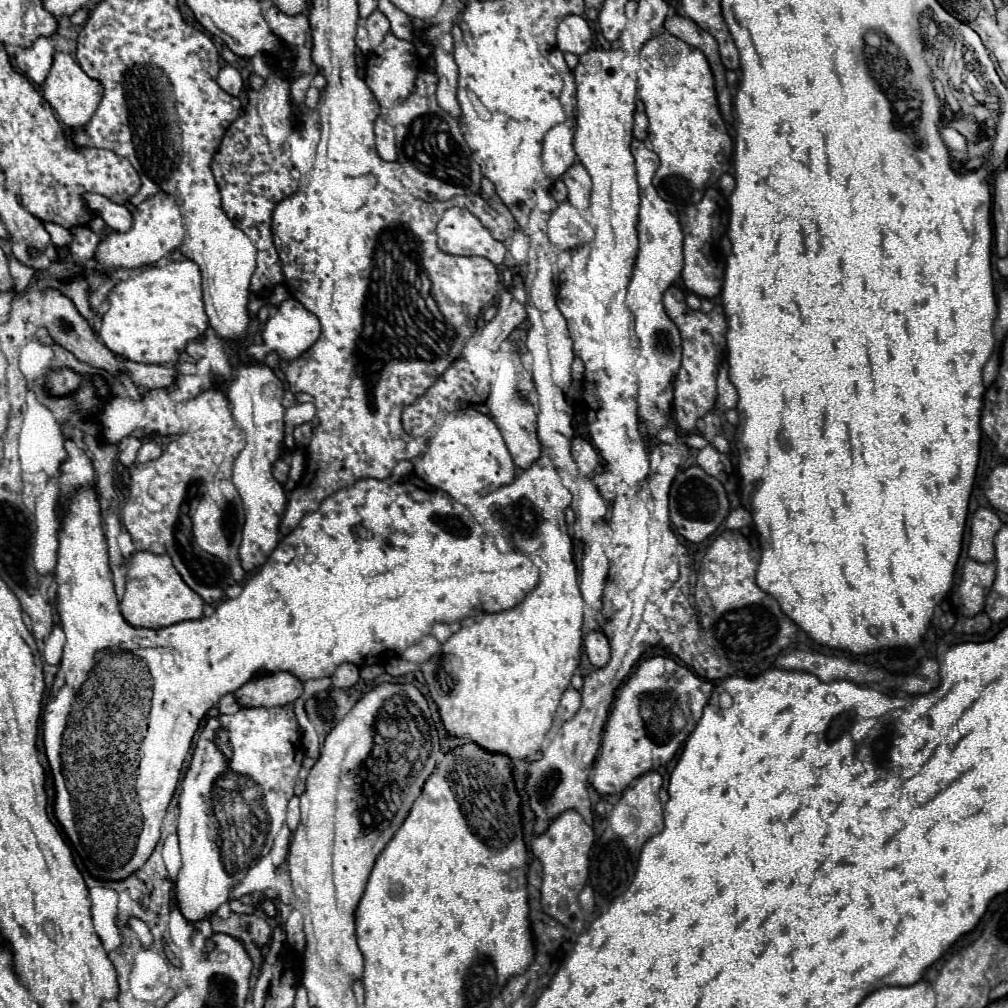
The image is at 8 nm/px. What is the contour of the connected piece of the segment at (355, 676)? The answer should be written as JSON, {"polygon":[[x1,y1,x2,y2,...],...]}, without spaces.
{"polygon":[[340,664,332,676,332,686,336,688,352,688,360,680,360,670,354,664]]}

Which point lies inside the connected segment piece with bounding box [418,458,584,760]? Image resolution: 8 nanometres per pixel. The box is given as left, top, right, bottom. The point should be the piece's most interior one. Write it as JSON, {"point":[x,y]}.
{"point":[498,682]}

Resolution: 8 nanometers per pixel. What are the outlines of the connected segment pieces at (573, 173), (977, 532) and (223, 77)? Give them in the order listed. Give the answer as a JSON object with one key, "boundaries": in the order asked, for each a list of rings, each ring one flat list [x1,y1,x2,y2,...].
{"boundaries":[[[574,162,574,166,562,176,566,188,568,188,568,200,574,208,578,208,580,212,588,208,588,198,590,198,590,188,592,188,592,180,590,174,586,172,586,168,580,162]],[[980,508,970,522,968,554,976,562,994,562,994,536,1002,528,1002,520,988,508]],[[226,64,226,66,220,68,218,86,222,90,226,90,228,94,232,94,232,96,240,96,244,92,244,80,242,80,240,72,234,66,230,66,230,64]]]}

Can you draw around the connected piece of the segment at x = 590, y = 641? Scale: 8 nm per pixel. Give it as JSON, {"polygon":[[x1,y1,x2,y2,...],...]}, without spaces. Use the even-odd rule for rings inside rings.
{"polygon":[[600,630,588,632,588,634,584,636,584,648,586,648,588,660,590,660,596,668,604,666,604,664,610,660,610,644,608,644,608,638,606,638]]}

